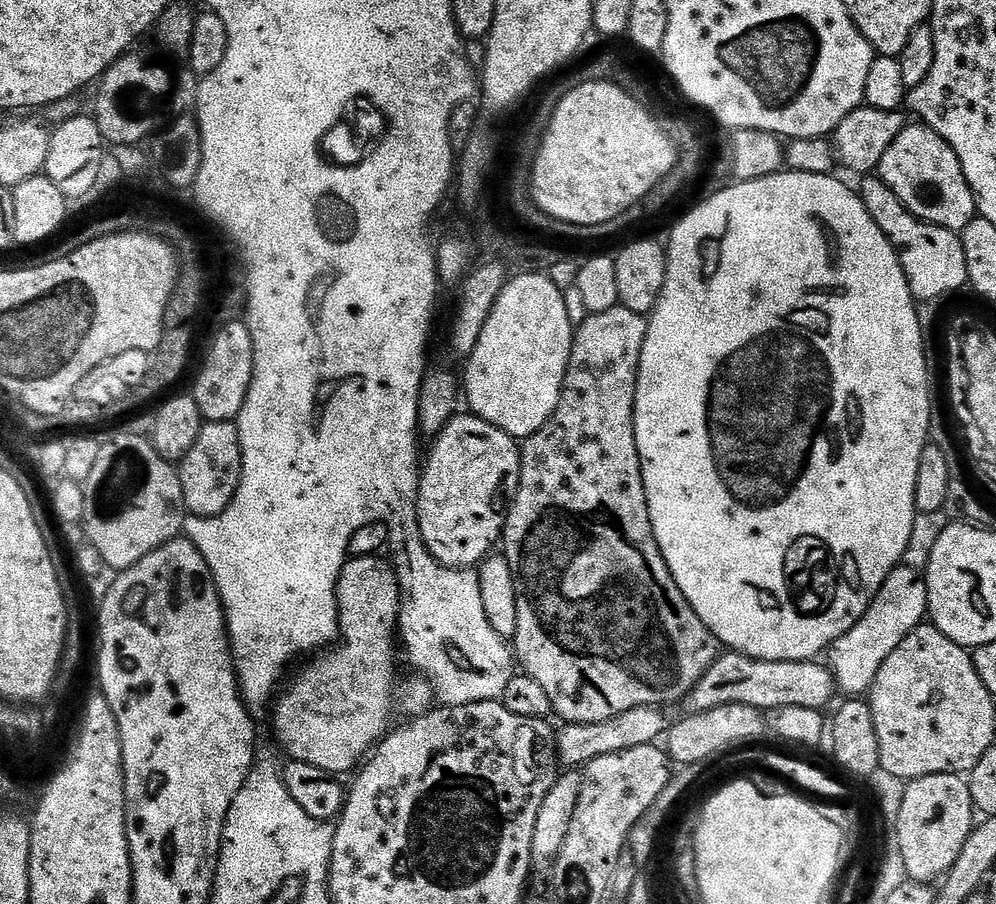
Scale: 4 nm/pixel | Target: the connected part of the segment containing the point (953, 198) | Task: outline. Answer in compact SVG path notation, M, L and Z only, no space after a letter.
M923 122L912 123L900 131L886 154L882 154L878 175L918 219L959 234L978 214L962 162L958 162L958 154L933 128Z

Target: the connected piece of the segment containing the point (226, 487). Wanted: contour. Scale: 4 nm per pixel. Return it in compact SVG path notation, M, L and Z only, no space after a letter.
M210 420L200 425L194 446L179 461L178 471L182 482L185 509L193 516L217 516L230 506L238 490L242 474L242 450L240 430L235 423L227 420Z

